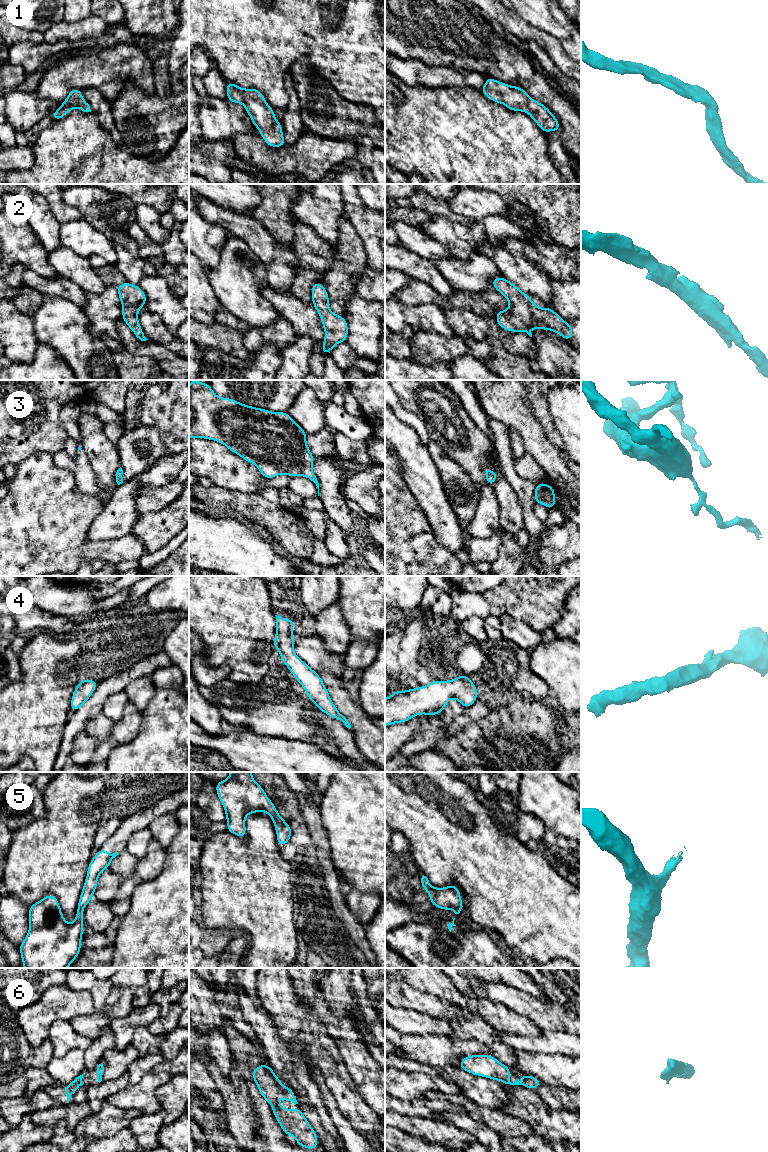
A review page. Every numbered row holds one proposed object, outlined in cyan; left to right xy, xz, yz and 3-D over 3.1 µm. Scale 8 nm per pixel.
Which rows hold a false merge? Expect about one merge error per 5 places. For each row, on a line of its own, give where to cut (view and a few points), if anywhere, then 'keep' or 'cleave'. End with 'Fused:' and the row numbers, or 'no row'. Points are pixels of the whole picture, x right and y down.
1: no cut | keep
2: no cut | keep
3: no cut | keep
4: no cut | keep
5: no cut | keep
6: no cut | keep
Fused: no row

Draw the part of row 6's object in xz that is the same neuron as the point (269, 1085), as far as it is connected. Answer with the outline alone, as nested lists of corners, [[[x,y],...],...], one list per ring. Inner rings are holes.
[[[260,1064],[252,1072],[252,1079],[255,1081],[260,1095],[272,1106],[272,1112],[280,1124],[285,1135],[292,1135],[298,1146],[314,1150],[318,1146],[317,1133],[311,1127],[301,1109],[284,1109],[278,1102],[279,1101],[292,1101],[295,1105],[298,1104],[295,1093],[290,1087],[282,1085],[281,1080],[275,1075],[273,1069],[269,1065]]]

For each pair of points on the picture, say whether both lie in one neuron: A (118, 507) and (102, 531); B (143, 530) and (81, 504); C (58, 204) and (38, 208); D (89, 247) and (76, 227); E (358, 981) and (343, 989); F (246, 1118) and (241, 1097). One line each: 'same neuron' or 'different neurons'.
A: same neuron
B: different neurons
C: different neurons
D: same neuron
E: same neuron
F: same neuron

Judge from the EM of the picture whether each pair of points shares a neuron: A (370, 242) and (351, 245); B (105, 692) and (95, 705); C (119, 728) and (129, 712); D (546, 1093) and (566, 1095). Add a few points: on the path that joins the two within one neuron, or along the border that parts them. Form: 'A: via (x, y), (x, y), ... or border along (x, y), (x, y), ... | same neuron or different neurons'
A: border along (350, 223), (362, 241), (367, 265) | different neurons
B: via (102, 695), (95, 702) | same neuron
C: via (123, 724), (129, 716) | same neuron
D: via (551, 1095), (561, 1095) | same neuron

